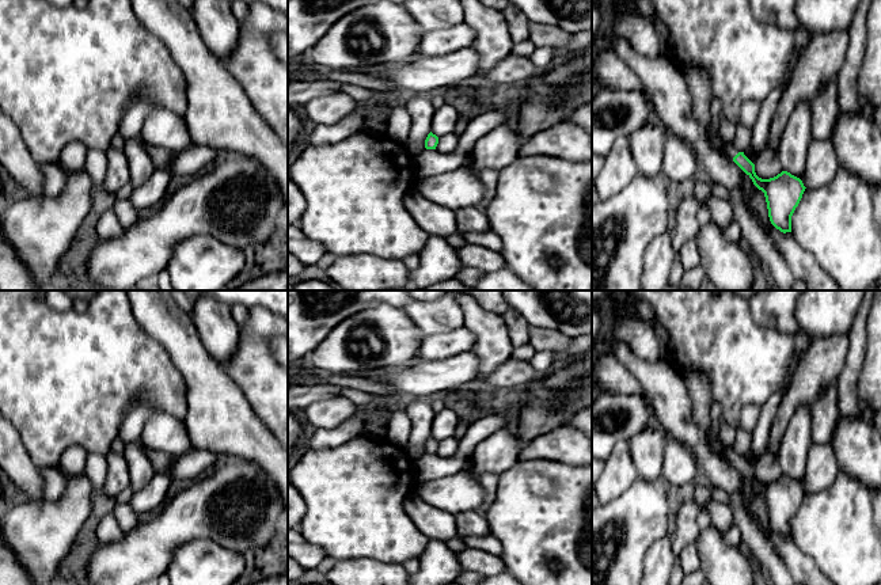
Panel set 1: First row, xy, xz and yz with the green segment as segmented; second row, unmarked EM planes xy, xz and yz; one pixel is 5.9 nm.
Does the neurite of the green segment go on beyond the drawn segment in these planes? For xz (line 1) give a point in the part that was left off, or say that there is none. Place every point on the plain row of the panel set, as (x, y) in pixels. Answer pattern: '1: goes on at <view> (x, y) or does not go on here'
1: does not go on here

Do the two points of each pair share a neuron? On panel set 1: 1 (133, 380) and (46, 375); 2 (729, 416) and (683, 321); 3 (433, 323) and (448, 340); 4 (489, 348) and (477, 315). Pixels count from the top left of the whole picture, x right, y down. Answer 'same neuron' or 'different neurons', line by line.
1: same neuron
2: same neuron
3: different neurons
4: same neuron

